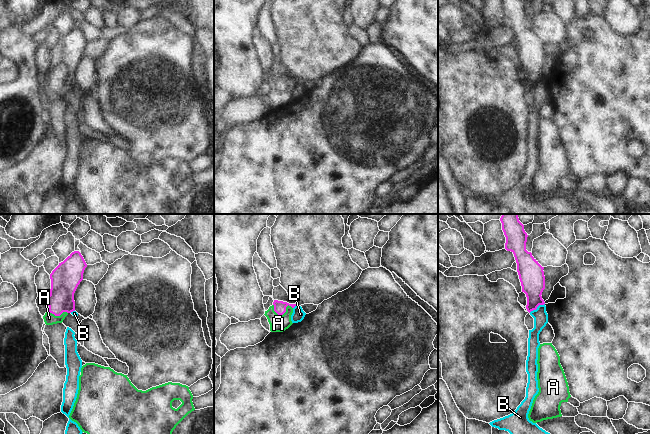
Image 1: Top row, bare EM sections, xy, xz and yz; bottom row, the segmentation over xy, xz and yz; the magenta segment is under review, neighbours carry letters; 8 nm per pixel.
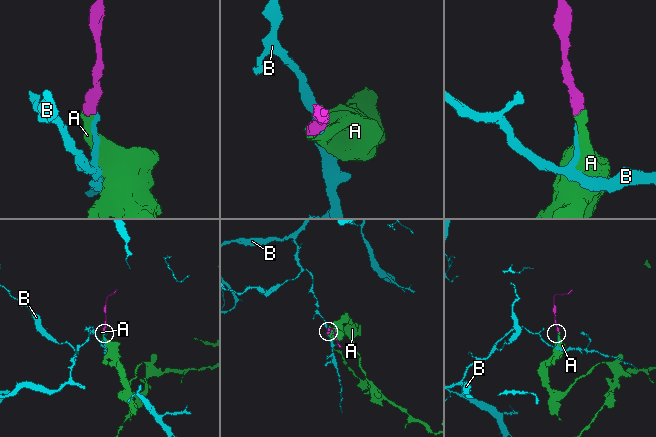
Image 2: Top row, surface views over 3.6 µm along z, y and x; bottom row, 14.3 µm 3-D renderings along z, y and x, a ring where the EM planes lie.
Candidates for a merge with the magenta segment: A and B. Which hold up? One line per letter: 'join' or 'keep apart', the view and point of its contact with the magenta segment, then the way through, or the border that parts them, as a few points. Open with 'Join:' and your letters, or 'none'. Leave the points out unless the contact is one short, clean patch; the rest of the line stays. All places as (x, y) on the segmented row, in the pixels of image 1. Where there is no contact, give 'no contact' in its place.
Join: A
A: join; meets magenta in xz at (282, 314); runs through xz (279, 306), (282, 314), (278, 323)
B: keep apart; meets magenta in yz at (536, 308); border along yz (544, 303), (529, 312)

